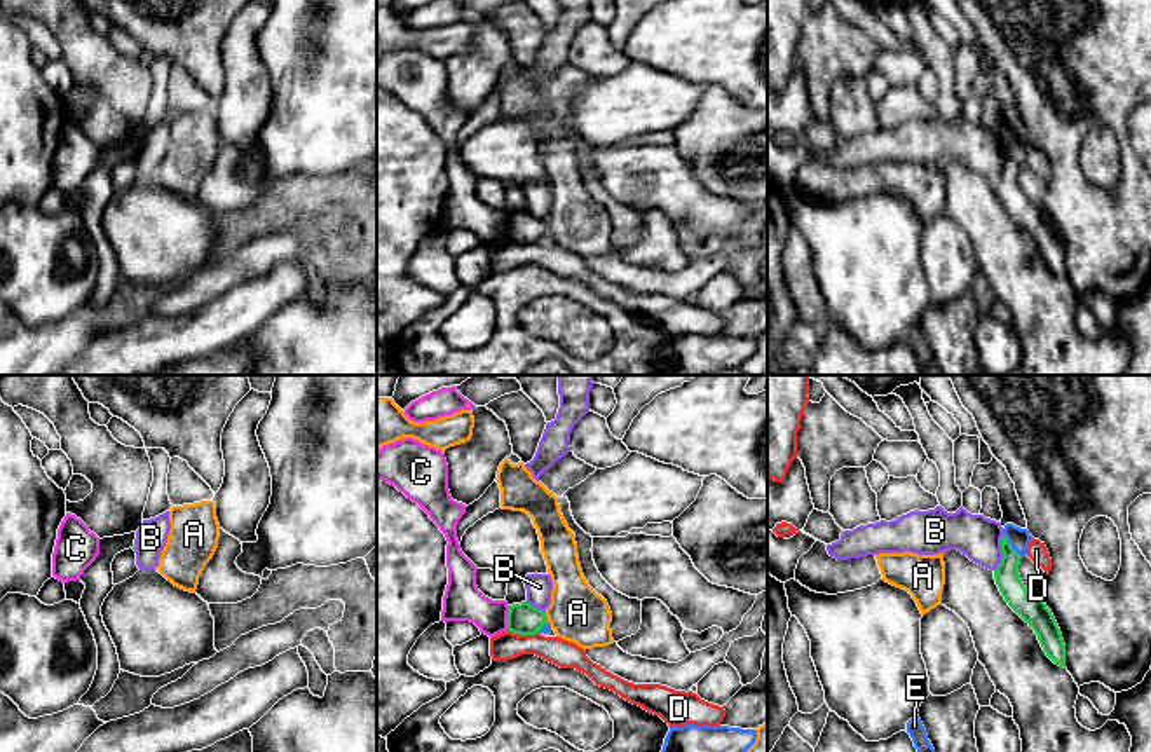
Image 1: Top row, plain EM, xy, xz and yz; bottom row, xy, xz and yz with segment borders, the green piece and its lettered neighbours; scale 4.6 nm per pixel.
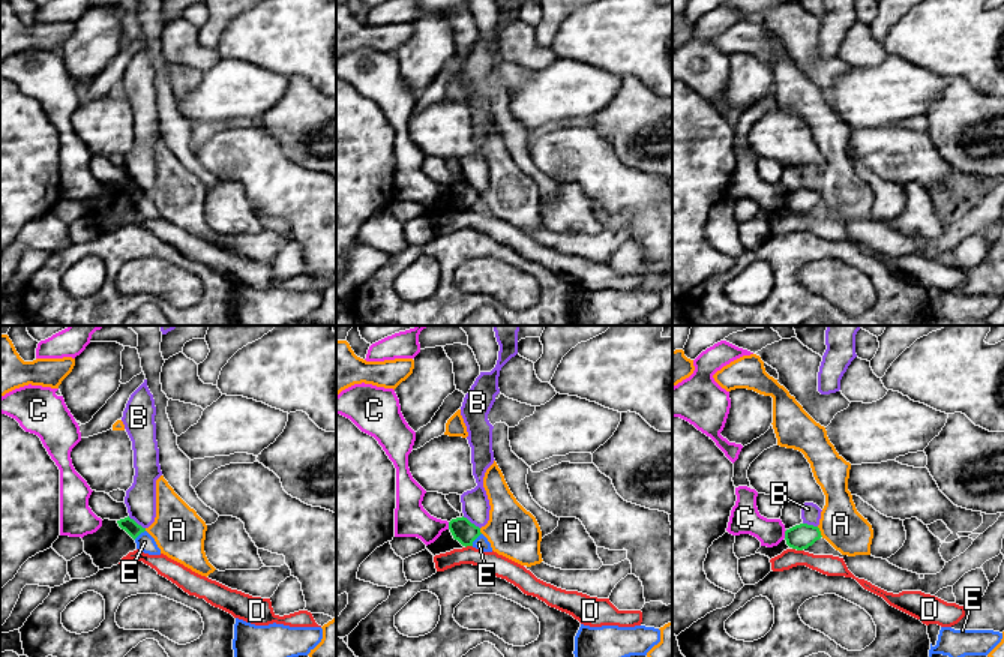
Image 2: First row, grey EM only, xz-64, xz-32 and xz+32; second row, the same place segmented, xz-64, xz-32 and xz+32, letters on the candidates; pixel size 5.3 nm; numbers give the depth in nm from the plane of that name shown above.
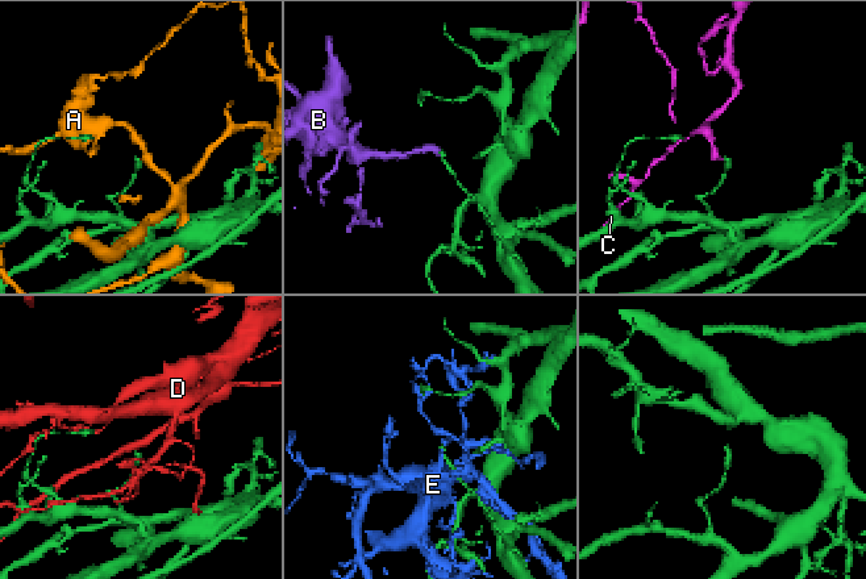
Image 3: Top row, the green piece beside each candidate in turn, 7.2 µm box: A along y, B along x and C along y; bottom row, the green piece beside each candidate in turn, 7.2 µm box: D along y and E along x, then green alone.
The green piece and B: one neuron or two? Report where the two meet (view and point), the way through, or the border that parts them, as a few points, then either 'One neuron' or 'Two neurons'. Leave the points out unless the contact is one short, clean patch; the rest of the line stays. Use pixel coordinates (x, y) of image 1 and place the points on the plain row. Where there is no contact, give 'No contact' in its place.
Touches green at yz (1003, 163). Boundary: yz (1003, 143), (1001, 171), (994, 180). Two neurons

